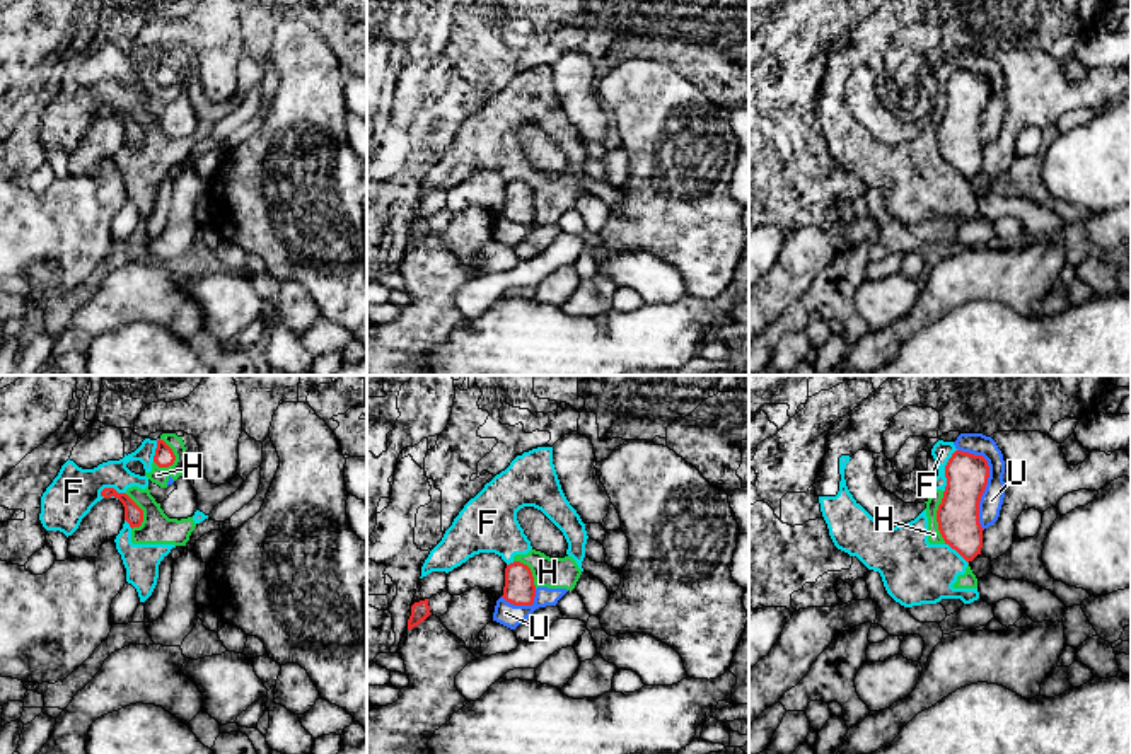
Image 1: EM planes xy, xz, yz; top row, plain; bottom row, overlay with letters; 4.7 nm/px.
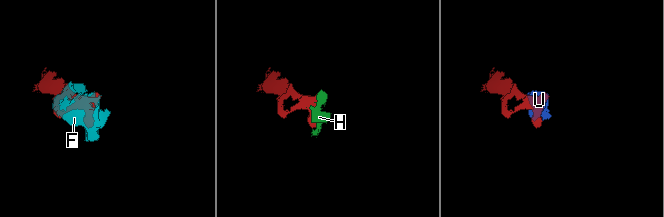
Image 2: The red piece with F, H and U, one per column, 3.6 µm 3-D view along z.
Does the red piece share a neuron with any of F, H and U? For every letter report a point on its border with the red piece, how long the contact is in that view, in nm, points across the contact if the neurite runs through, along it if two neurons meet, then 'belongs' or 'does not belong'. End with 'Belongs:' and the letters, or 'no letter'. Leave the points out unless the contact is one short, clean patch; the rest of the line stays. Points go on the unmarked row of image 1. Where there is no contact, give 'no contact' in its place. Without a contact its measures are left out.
F: contact yz (945, 89); length 220 nm; does not belong
H: contact yz (937, 135); length 240 nm; does not belong
U: contact yz (986, 99); length 400 nm; does not belong
Belongs: no letter

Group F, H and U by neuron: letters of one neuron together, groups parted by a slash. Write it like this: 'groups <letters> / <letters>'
groups F H U

